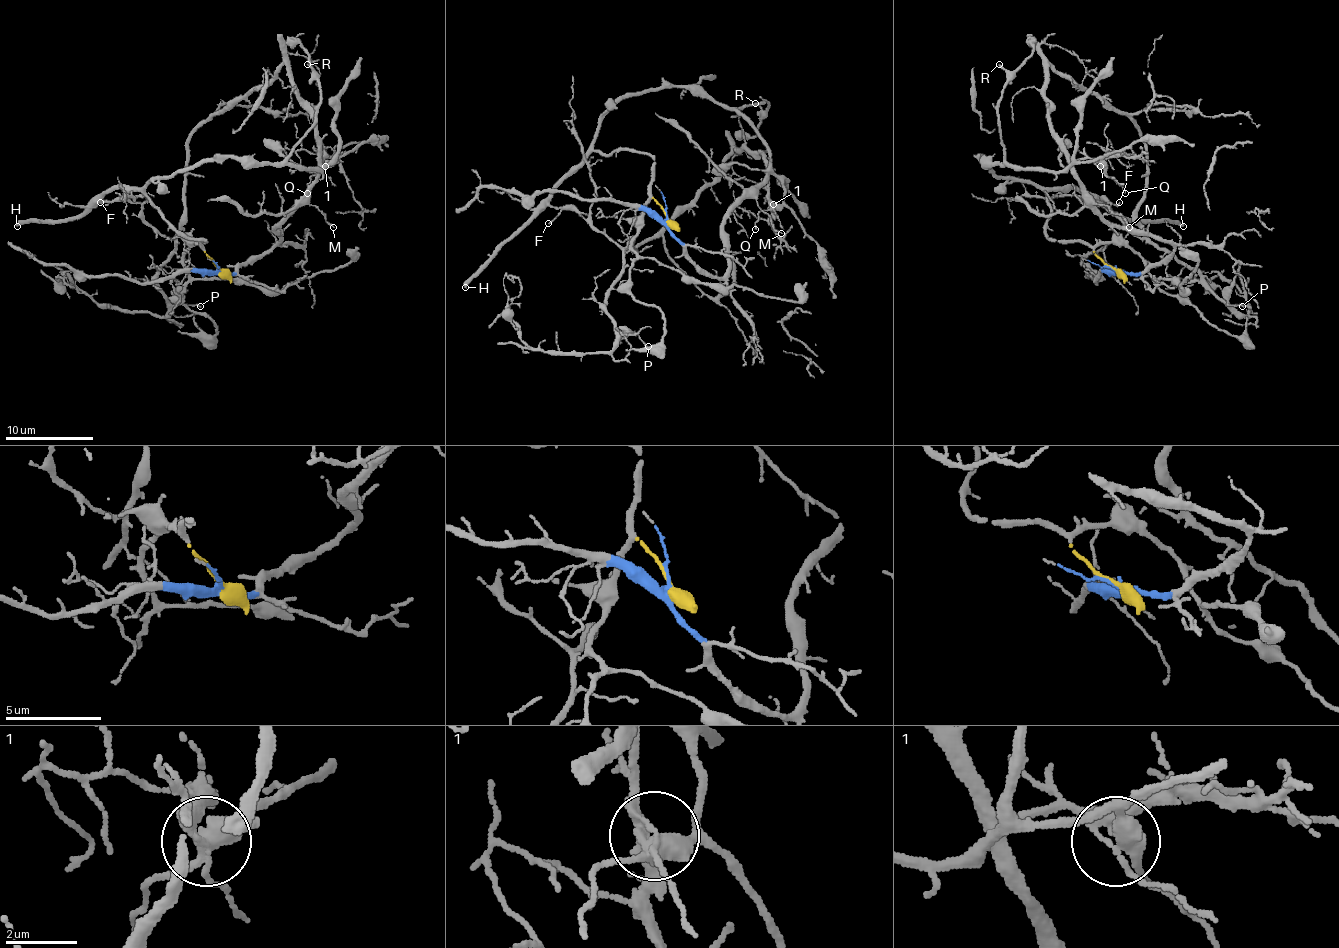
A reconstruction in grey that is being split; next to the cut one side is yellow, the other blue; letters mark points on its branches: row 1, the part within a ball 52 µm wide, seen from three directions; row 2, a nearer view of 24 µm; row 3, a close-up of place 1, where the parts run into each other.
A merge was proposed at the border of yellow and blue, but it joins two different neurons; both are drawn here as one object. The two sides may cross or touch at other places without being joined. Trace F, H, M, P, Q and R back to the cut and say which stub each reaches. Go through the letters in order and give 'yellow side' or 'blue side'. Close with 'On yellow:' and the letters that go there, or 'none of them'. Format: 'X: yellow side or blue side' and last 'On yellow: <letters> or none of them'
F: blue side
H: yellow side
M: blue side
P: blue side
Q: yellow side
R: yellow side
On yellow: H, Q, R

